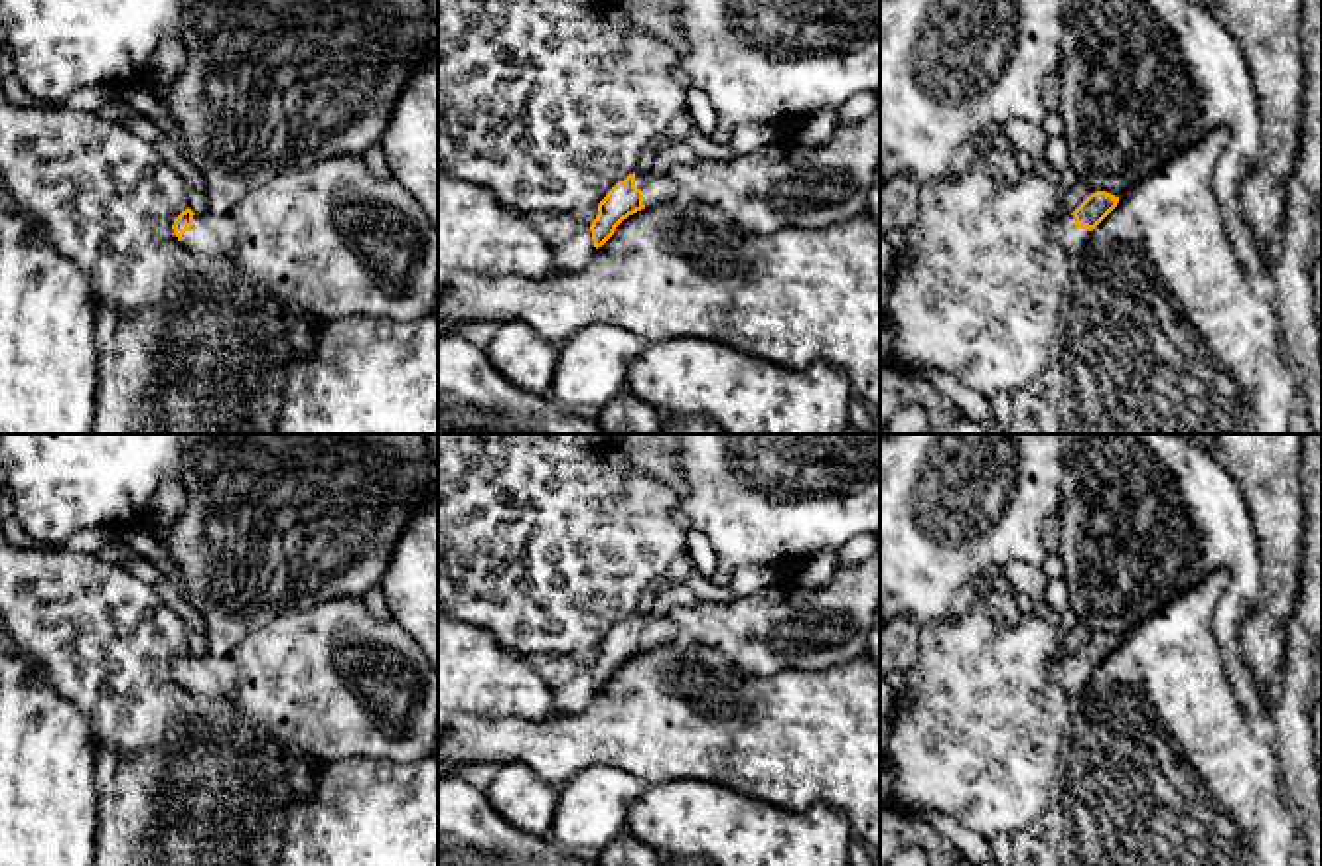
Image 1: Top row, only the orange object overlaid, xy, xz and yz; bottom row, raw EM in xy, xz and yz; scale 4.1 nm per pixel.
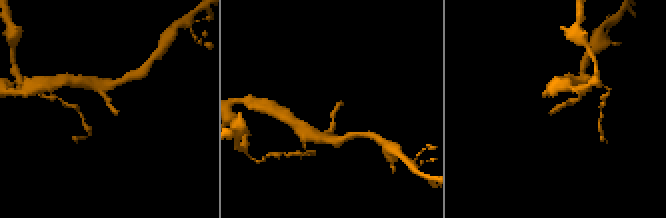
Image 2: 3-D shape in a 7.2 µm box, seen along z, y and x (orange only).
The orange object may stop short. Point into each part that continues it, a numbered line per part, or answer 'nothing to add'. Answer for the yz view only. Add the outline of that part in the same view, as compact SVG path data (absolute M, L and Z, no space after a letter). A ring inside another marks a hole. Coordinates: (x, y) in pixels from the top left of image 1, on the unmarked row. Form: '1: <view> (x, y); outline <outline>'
1: yz (1066, 673); outline M1065 657L1058 667L1054 669L1054 681L1073 698L1081 694L1085 688L1087 681L1091 679L1093 673L1089 671L1079 671L1075 667L1073 657Z

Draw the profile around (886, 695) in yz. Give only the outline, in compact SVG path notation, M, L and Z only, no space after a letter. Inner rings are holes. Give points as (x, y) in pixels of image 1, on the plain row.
M880 675L880 754L888 754L888 738L892 730L892 702L894 690L888 685L888 679Z

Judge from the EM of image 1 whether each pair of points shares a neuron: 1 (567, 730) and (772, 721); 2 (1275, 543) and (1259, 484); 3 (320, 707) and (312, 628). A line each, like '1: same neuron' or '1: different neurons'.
1: same neuron
2: same neuron
3: same neuron

